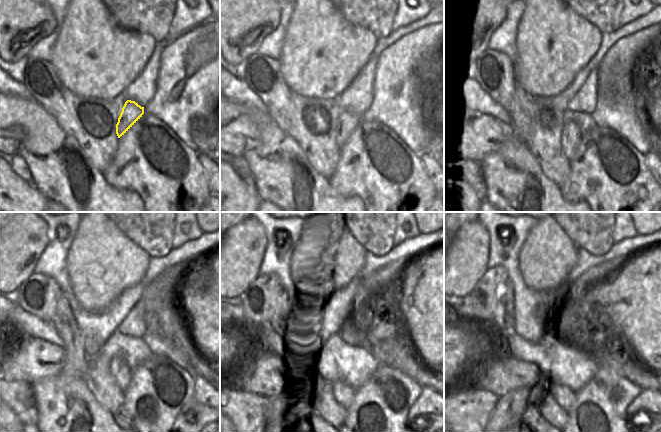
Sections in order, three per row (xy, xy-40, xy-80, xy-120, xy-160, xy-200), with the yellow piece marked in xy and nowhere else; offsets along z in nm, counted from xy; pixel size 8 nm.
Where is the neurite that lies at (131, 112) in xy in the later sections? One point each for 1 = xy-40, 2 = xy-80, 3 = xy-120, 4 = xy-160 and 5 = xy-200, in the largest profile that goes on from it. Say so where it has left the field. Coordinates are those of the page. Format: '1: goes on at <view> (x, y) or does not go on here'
1: goes on at xy-40 (347, 121)
2: goes on at xy-80 (570, 137)
3: goes on at xy-120 (119, 369)
4: goes on at xy-160 (343, 394)
5: goes on at xy-200 (565, 397)

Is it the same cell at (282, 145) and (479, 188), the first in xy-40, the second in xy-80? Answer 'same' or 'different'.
different

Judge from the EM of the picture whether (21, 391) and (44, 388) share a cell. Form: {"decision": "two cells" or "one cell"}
{"decision": "two cells"}

